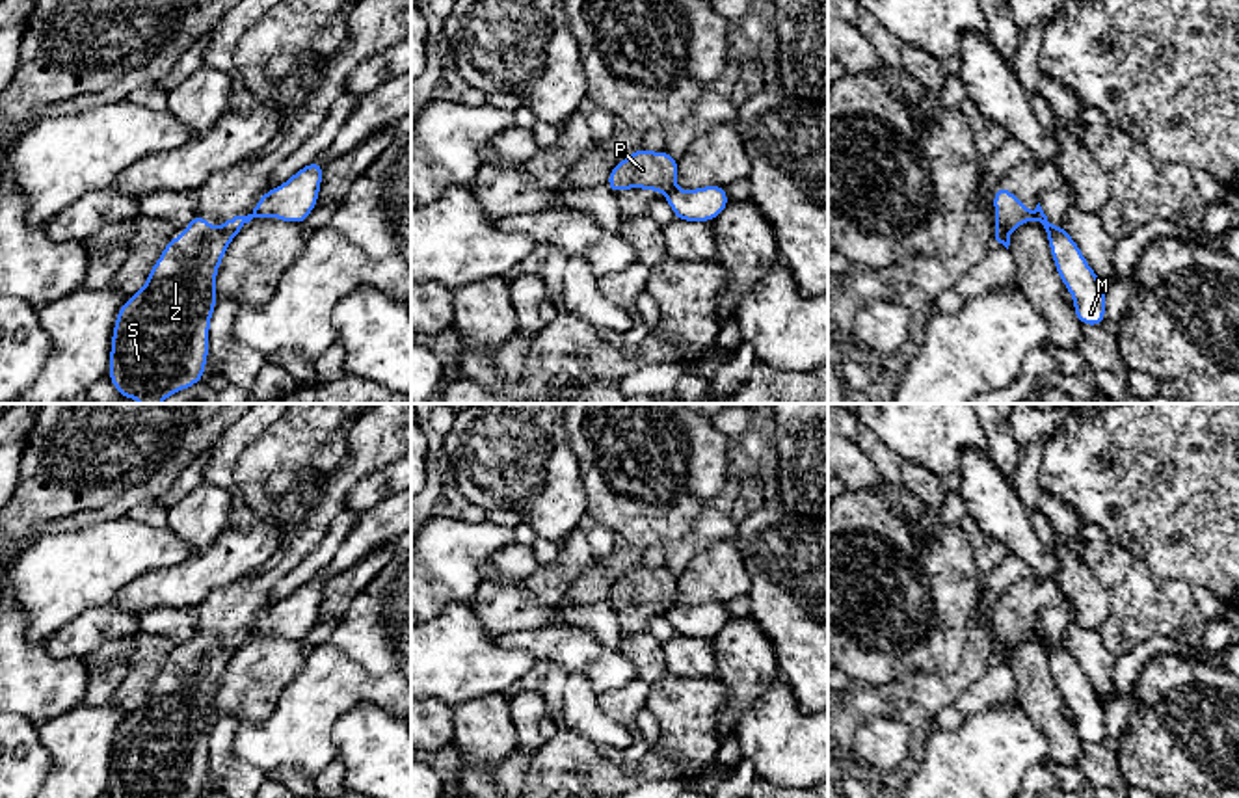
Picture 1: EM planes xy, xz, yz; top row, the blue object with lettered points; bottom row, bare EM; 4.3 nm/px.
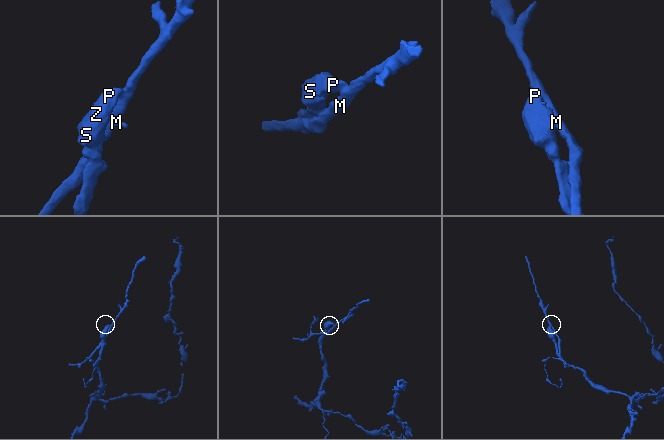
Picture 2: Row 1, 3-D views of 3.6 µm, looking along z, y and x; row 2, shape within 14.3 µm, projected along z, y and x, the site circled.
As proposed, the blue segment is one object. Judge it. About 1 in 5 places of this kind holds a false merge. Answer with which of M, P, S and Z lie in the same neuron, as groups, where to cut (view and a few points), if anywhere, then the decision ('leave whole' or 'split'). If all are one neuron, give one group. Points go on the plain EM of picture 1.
M / P S Z | xz (672, 605), (666, 611) | split

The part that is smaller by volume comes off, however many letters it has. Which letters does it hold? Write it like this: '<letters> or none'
M

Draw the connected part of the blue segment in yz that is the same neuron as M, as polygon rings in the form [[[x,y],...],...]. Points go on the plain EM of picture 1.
[[[1040,619],[1032,632],[1044,644],[1059,694],[1073,712],[1075,735],[1081,742],[1101,744],[1105,738],[1105,705],[1099,694],[1088,683],[1083,668],[1064,642],[1055,644],[1044,631]]]

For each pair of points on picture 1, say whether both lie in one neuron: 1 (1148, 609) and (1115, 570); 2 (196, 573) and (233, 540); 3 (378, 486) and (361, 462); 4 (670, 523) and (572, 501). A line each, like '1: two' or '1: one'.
1: one
2: one
3: two
4: two

